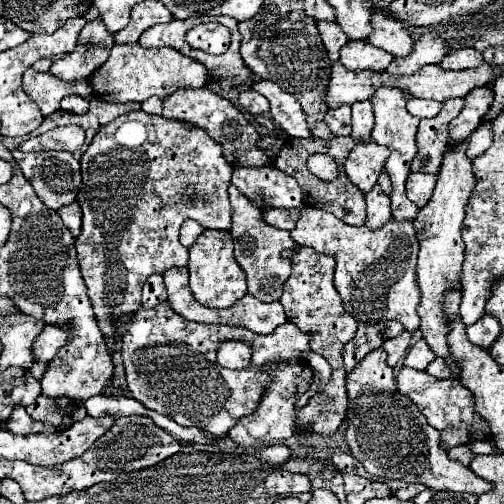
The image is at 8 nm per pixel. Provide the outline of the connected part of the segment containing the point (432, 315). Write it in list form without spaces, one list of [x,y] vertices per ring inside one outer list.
[[[467,141],[457,143],[457,147],[449,145],[443,153],[443,163],[441,171],[437,175],[437,185],[433,191],[431,201],[419,211],[413,227],[417,231],[417,241],[419,241],[419,261],[417,261],[417,285],[421,289],[421,303],[417,307],[417,313],[421,317],[421,333],[431,351],[437,357],[443,357],[447,367],[451,369],[451,377],[459,379],[461,377],[461,367],[453,359],[447,343],[449,335],[449,319],[443,311],[443,297],[447,291],[459,287],[461,289],[461,273],[463,273],[463,263],[465,263],[465,243],[461,239],[461,227],[465,219],[465,207],[469,203],[469,197],[475,189],[475,177],[471,169],[471,161],[465,155],[467,151]]]

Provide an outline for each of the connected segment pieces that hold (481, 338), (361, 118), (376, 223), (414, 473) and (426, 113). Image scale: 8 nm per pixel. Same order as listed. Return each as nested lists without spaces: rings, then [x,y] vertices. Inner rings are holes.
[[[485,315],[481,321],[473,323],[473,327],[467,327],[469,341],[481,349],[489,349],[499,335],[501,335],[501,327],[497,319],[493,319],[491,315]]]
[[[369,101],[353,103],[353,133],[351,137],[361,143],[371,141],[371,129],[373,129],[373,107]]]
[[[375,185],[367,195],[367,221],[365,225],[371,231],[377,231],[377,227],[383,227],[389,219],[391,219],[391,205],[389,205],[389,197],[381,191],[379,185]]]
[[[385,349],[367,353],[347,375],[349,393],[349,415],[345,441],[349,443],[351,455],[363,463],[367,473],[397,479],[405,483],[423,483],[435,491],[459,491],[483,495],[493,491],[493,483],[477,477],[469,467],[451,461],[439,447],[441,433],[433,429],[427,419],[417,411],[417,405],[395,391],[393,369],[387,365]]]
[[[407,99],[407,111],[419,119],[423,117],[435,117],[441,111],[441,103],[437,101],[423,101],[423,99]]]

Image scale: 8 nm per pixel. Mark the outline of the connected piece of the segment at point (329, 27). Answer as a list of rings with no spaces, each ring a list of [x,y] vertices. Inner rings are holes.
[[[319,21],[317,29],[319,29],[319,35],[323,39],[323,45],[329,57],[333,61],[339,61],[339,49],[349,41],[349,37],[341,31],[341,27],[337,27],[335,21]]]

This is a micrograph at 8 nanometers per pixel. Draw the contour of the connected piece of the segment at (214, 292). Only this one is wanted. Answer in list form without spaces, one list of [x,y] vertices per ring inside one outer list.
[[[206,229],[195,241],[195,245],[189,249],[187,271],[189,271],[189,287],[195,299],[205,307],[225,309],[235,305],[247,293],[245,273],[239,269],[235,260],[234,242],[229,232]]]

